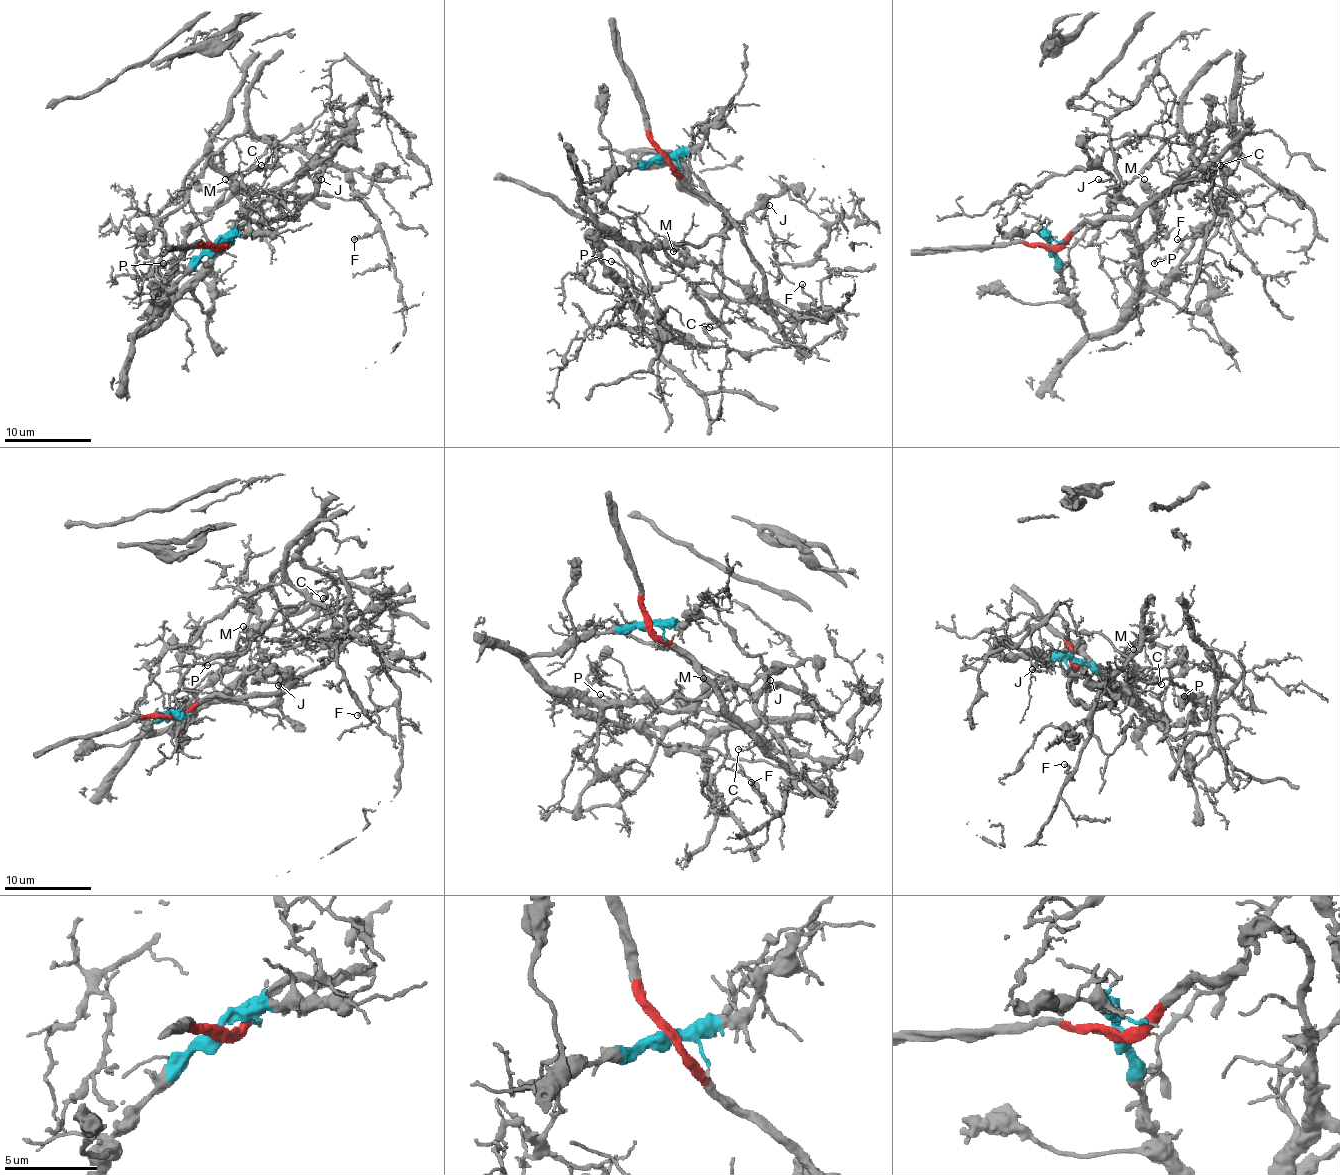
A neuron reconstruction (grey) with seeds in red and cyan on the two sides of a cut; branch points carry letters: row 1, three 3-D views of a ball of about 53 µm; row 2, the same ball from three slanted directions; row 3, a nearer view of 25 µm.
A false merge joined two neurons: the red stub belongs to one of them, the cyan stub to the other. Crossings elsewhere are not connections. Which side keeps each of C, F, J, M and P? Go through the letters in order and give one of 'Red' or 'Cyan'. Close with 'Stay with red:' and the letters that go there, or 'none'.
C: Red
F: Red
J: Cyan
M: Cyan
P: Cyan
Stay with red: C, F

